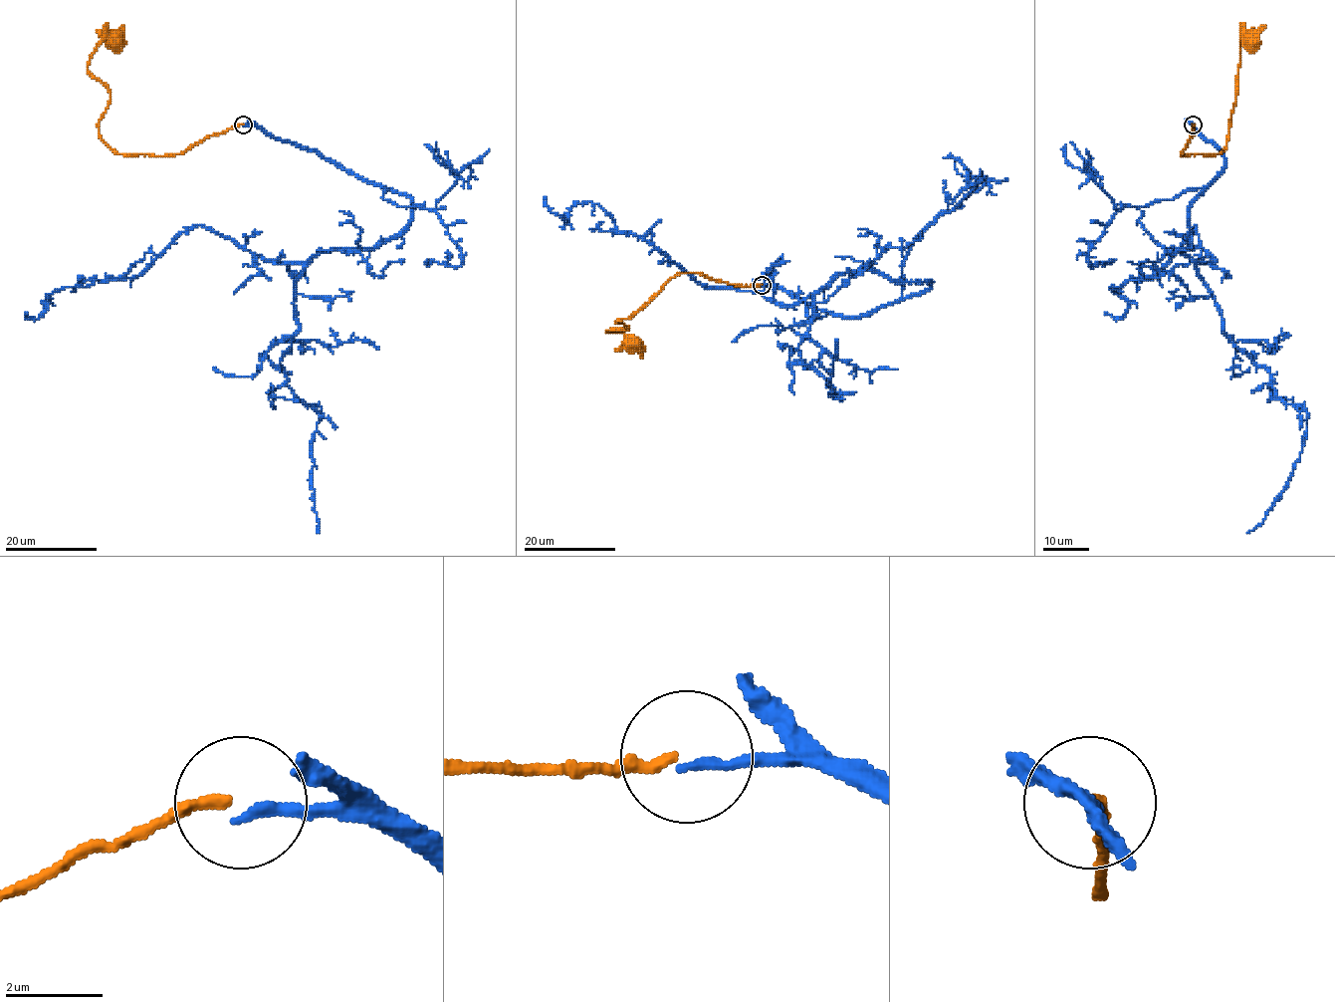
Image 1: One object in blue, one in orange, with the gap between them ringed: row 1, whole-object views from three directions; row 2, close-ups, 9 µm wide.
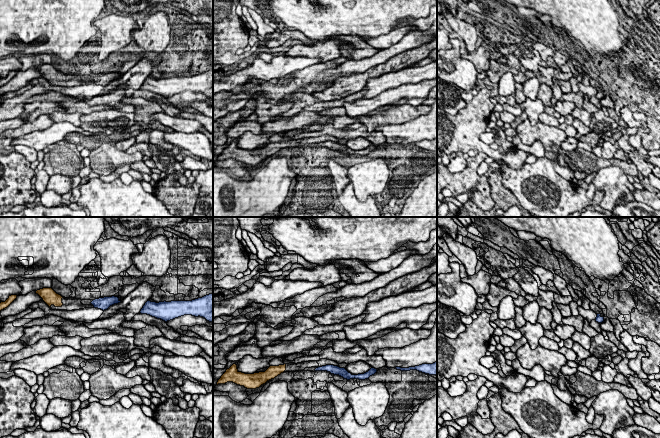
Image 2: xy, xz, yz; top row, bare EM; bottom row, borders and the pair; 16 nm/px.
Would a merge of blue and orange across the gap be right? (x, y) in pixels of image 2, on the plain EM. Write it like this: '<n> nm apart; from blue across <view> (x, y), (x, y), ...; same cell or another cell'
460 nm apart; from blue across xy (91, 79), (62, 79); another cell

